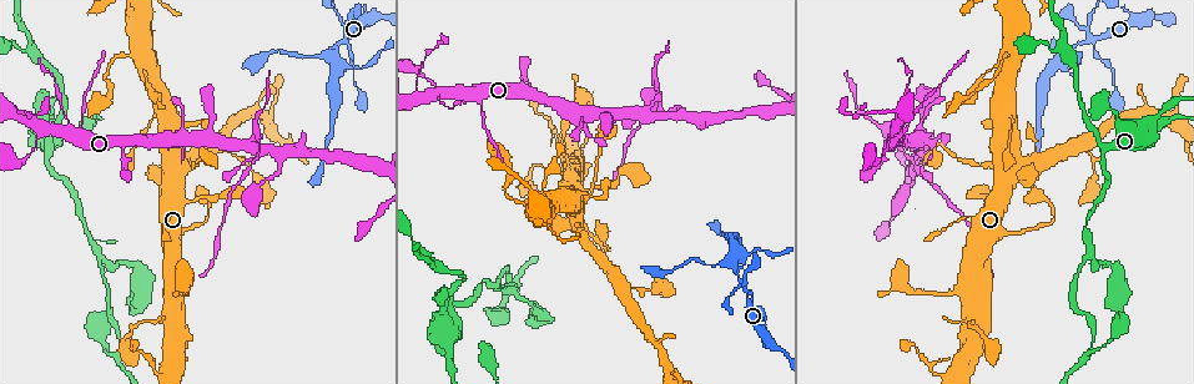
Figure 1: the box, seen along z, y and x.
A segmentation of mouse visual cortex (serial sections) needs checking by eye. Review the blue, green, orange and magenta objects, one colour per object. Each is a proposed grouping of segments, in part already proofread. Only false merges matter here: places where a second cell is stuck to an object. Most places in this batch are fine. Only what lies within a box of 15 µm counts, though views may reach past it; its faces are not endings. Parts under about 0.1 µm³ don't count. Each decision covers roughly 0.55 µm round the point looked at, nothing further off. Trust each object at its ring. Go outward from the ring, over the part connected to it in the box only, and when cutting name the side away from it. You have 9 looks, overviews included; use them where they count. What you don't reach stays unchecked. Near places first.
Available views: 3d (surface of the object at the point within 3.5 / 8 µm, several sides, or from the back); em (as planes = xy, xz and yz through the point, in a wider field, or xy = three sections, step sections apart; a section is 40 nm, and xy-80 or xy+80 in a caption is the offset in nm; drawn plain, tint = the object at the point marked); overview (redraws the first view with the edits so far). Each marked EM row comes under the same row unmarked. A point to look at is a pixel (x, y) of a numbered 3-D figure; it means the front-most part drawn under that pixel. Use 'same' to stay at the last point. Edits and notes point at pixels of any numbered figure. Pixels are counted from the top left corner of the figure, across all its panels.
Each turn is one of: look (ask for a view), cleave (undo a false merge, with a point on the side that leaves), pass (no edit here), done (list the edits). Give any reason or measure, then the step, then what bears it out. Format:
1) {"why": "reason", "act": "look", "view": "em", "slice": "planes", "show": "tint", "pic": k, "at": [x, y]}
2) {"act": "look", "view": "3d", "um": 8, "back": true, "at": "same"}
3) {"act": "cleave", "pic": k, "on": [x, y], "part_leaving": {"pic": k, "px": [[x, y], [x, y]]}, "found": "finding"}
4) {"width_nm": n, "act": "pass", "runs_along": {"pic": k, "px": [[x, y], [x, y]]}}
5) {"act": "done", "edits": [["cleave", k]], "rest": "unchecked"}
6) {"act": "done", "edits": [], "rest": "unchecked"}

{"why": "branch point", "act": "look", "view": "3d", "um": 3.5, "back": true, "pic": 1, "at": [1065, 54]}

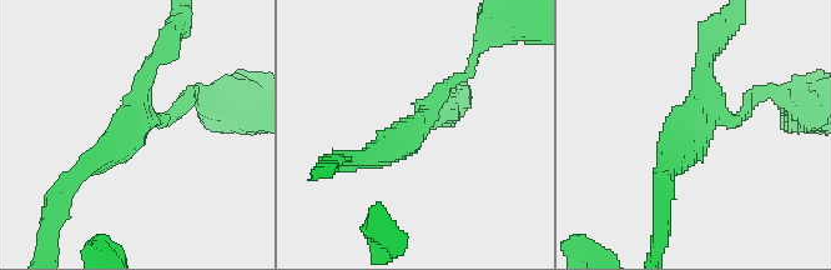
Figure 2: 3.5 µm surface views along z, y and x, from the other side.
{"act": "look", "view": "em", "slice": "xy", "step": 2, "show": "tint", "pic": 2, "at": [137, 124]}

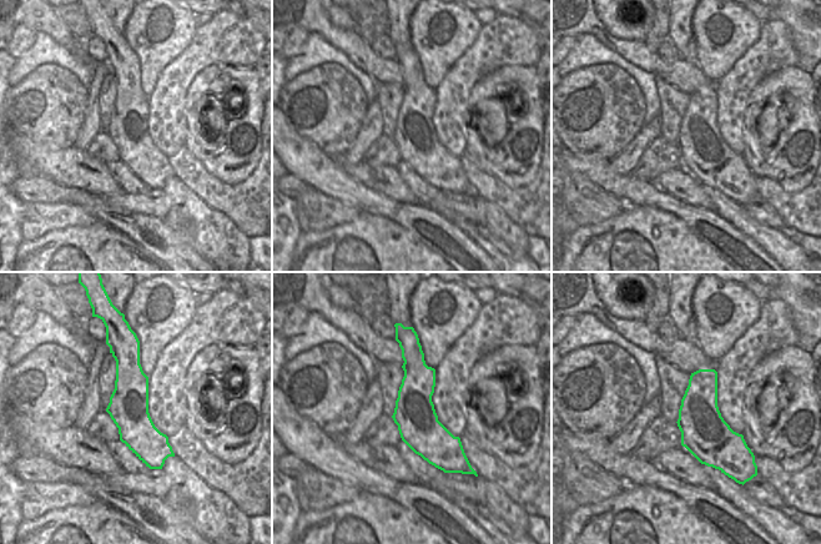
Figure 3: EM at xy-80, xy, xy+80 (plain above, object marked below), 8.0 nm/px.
{"act": "look", "view": "em", "slice": "planes", "show": "tint", "at": "same"}

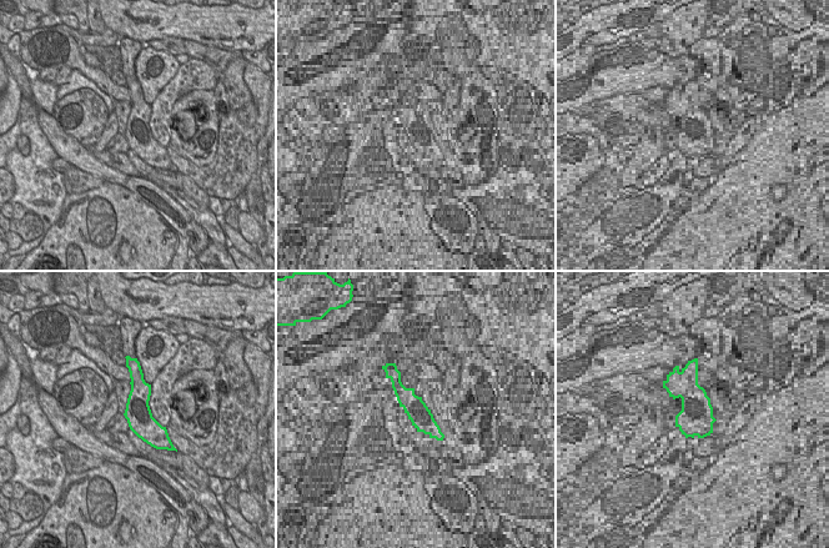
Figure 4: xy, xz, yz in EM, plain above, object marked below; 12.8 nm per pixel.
{"act": "pass", "runs_along": {"pic": 2, "px": [[361, 158], [411, 139], [468, 71]]}, "found": "one cell here"}

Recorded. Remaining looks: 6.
{"why": "calibre changes", "act": "look", "view": "3d", "um": 3.5, "pic": 1, "at": [1012, 57]}

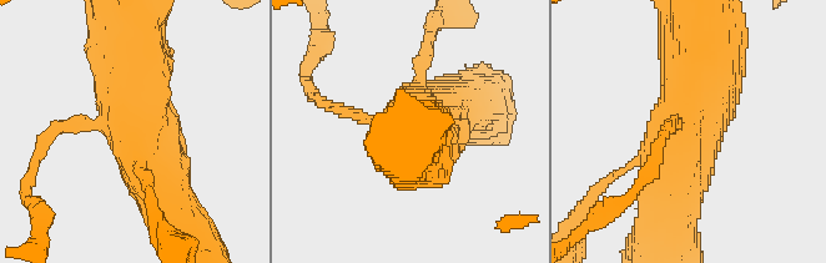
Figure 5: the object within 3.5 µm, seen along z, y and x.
{"why": "now the EM", "act": "look", "view": "em", "slice": "xy", "step": 2, "show": "tint", "pic": 5, "at": [115, 122]}

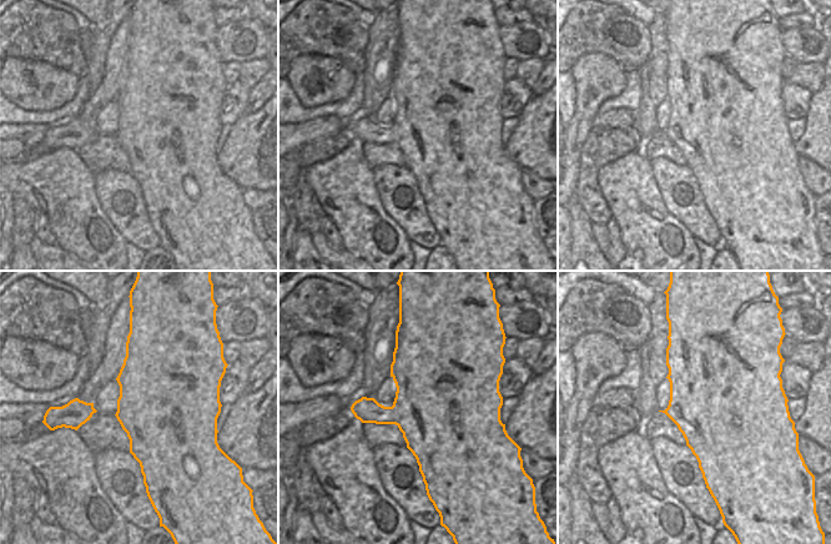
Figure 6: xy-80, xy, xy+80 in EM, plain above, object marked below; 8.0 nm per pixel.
{"act": "look", "view": "em", "slice": "planes", "show": "tint", "at": "same"}

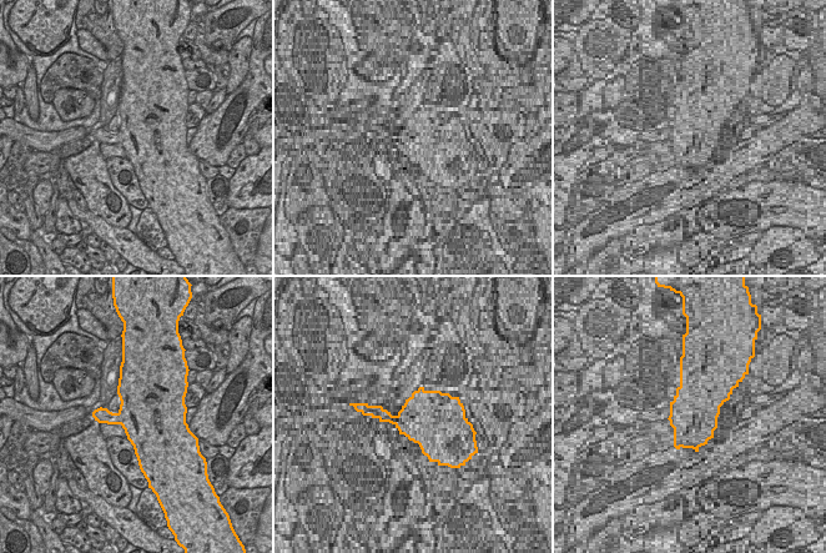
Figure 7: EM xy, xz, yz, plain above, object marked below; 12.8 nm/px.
{"act": "pass", "runs_along": {"pic": 5, "px": [[160, 182], [140, 147], [129, 25]]}, "found": "one cell here"}

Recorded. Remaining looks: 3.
{"why": "a fork", "act": "look", "view": "3d", "um": 3.5, "pic": 1, "at": [259, 138]}

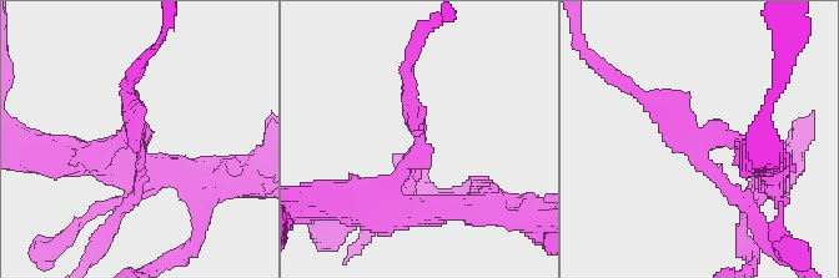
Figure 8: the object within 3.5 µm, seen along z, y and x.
{"why": "now the EM", "act": "look", "view": "em", "slice": "xy", "step": 1, "show": "tint", "pic": 8, "at": [419, 153]}

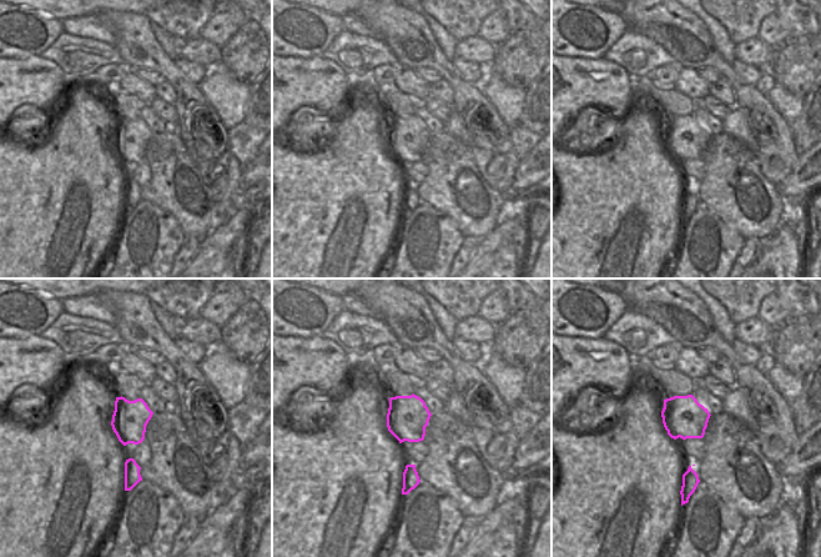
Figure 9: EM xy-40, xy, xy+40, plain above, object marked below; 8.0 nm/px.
{"act": "look", "view": "em", "slice": "xy", "step": 2, "show": "tint", "at": "same"}

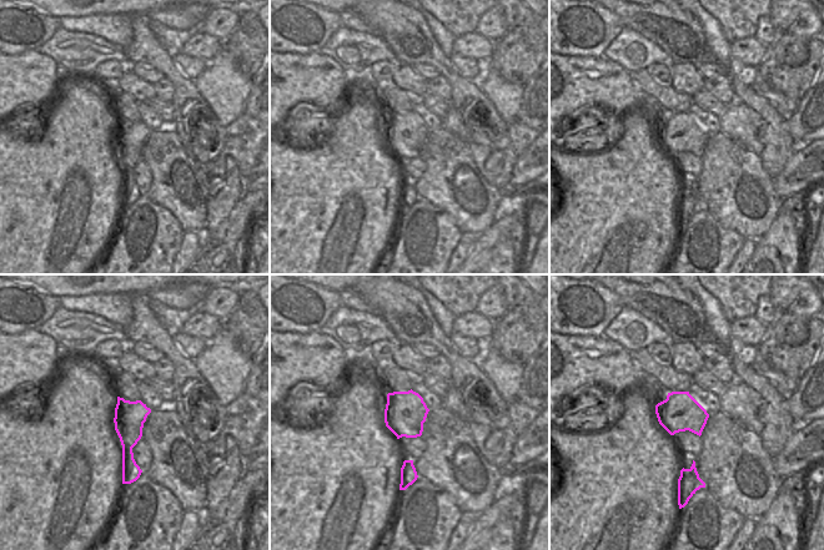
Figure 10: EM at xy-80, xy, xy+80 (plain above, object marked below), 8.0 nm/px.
{"act": "cleave", "pic": 8, "on": [420, 126], "found": "a second cell is stuck on"}

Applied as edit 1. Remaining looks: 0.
{"act": "done", "edits": [["cleave", 8]], "rest": "unchecked"}

